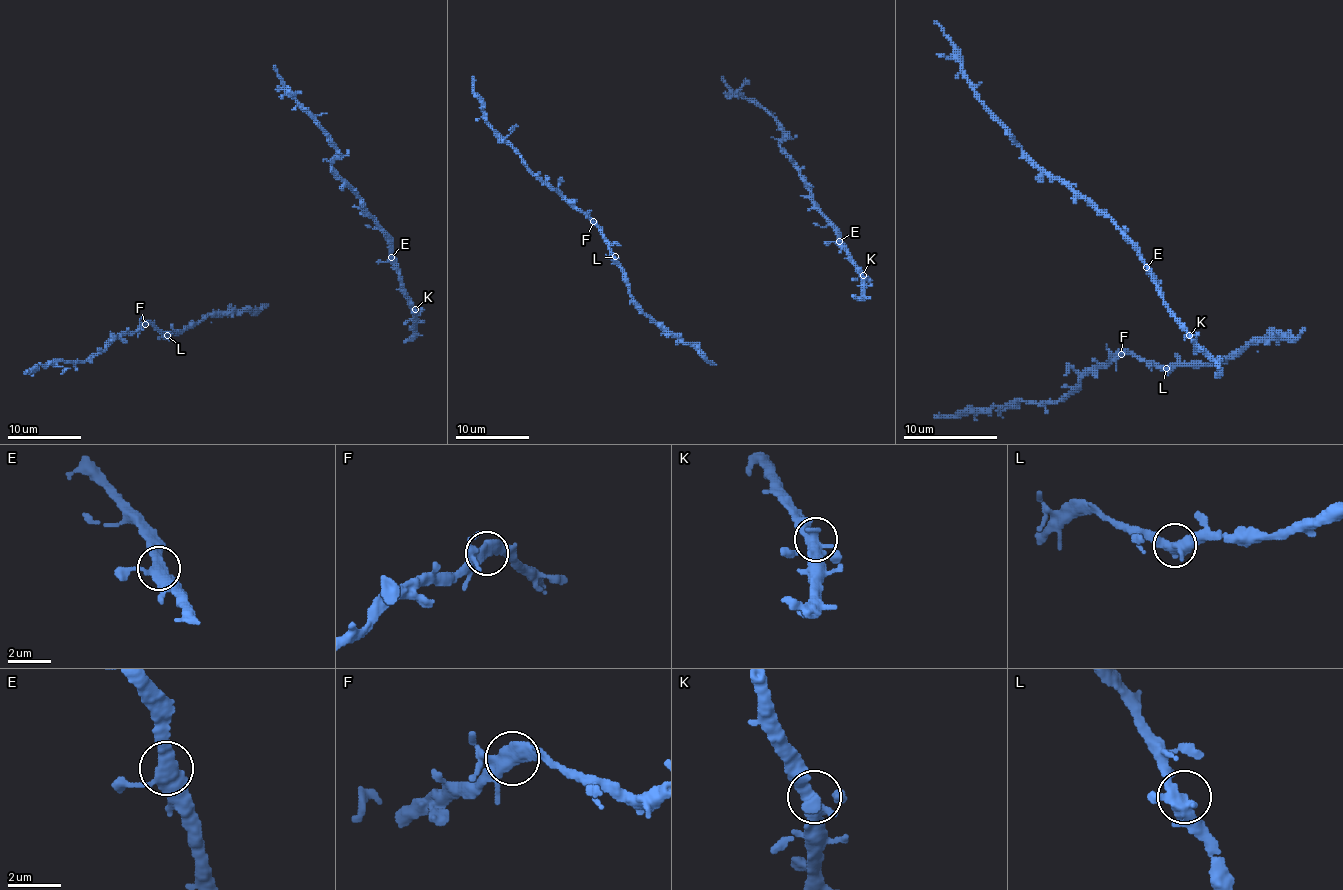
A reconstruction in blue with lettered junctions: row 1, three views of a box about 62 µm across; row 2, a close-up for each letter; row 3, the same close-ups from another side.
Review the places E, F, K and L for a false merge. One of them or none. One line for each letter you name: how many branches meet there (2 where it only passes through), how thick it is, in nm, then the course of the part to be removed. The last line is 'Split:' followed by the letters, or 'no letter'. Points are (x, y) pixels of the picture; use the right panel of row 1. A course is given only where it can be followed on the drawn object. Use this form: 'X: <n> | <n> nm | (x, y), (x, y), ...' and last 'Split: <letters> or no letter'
Split: no letter

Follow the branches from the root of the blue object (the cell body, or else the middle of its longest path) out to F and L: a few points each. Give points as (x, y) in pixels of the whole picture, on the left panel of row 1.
F: (268, 306), (261, 306), (255, 311), (207, 313), (182, 332), (173, 332), (169, 335), (152, 324), (145, 324)
L: (268, 306), (261, 306), (255, 311), (207, 313), (182, 332), (167, 335)

